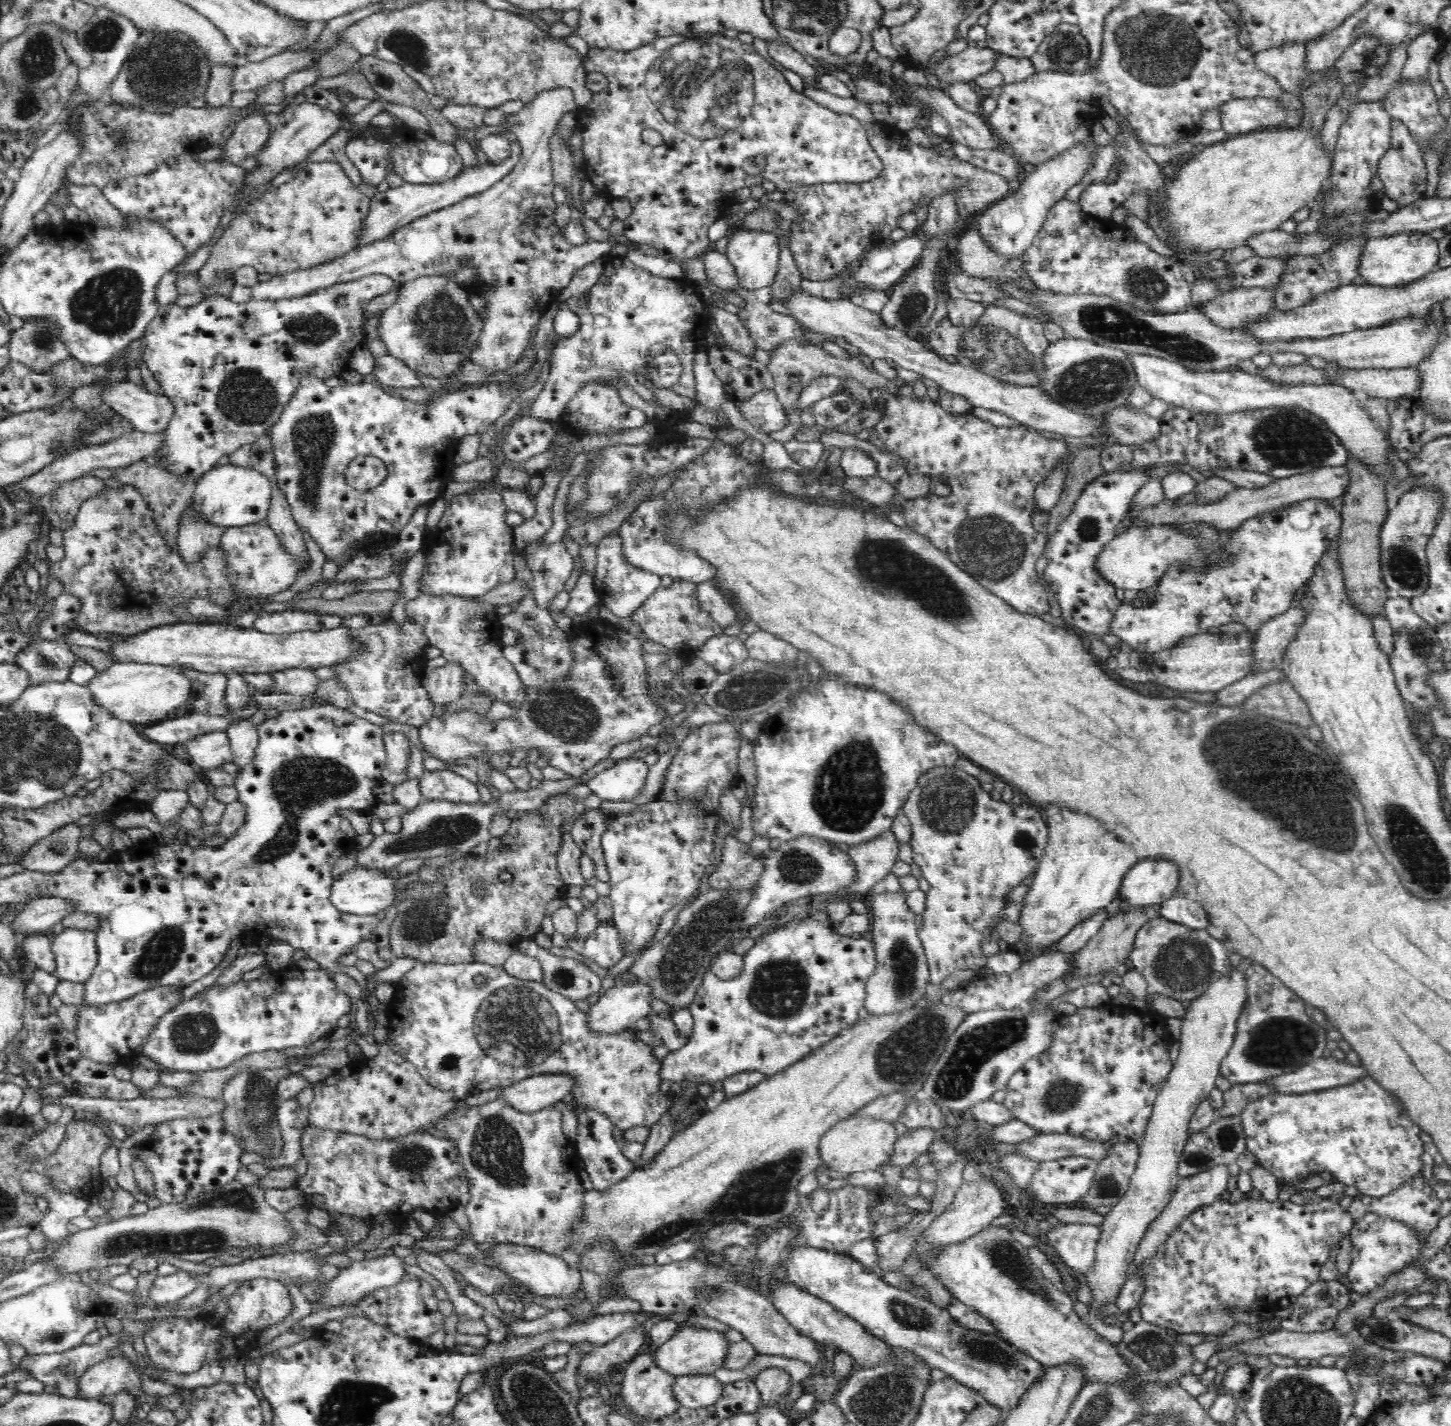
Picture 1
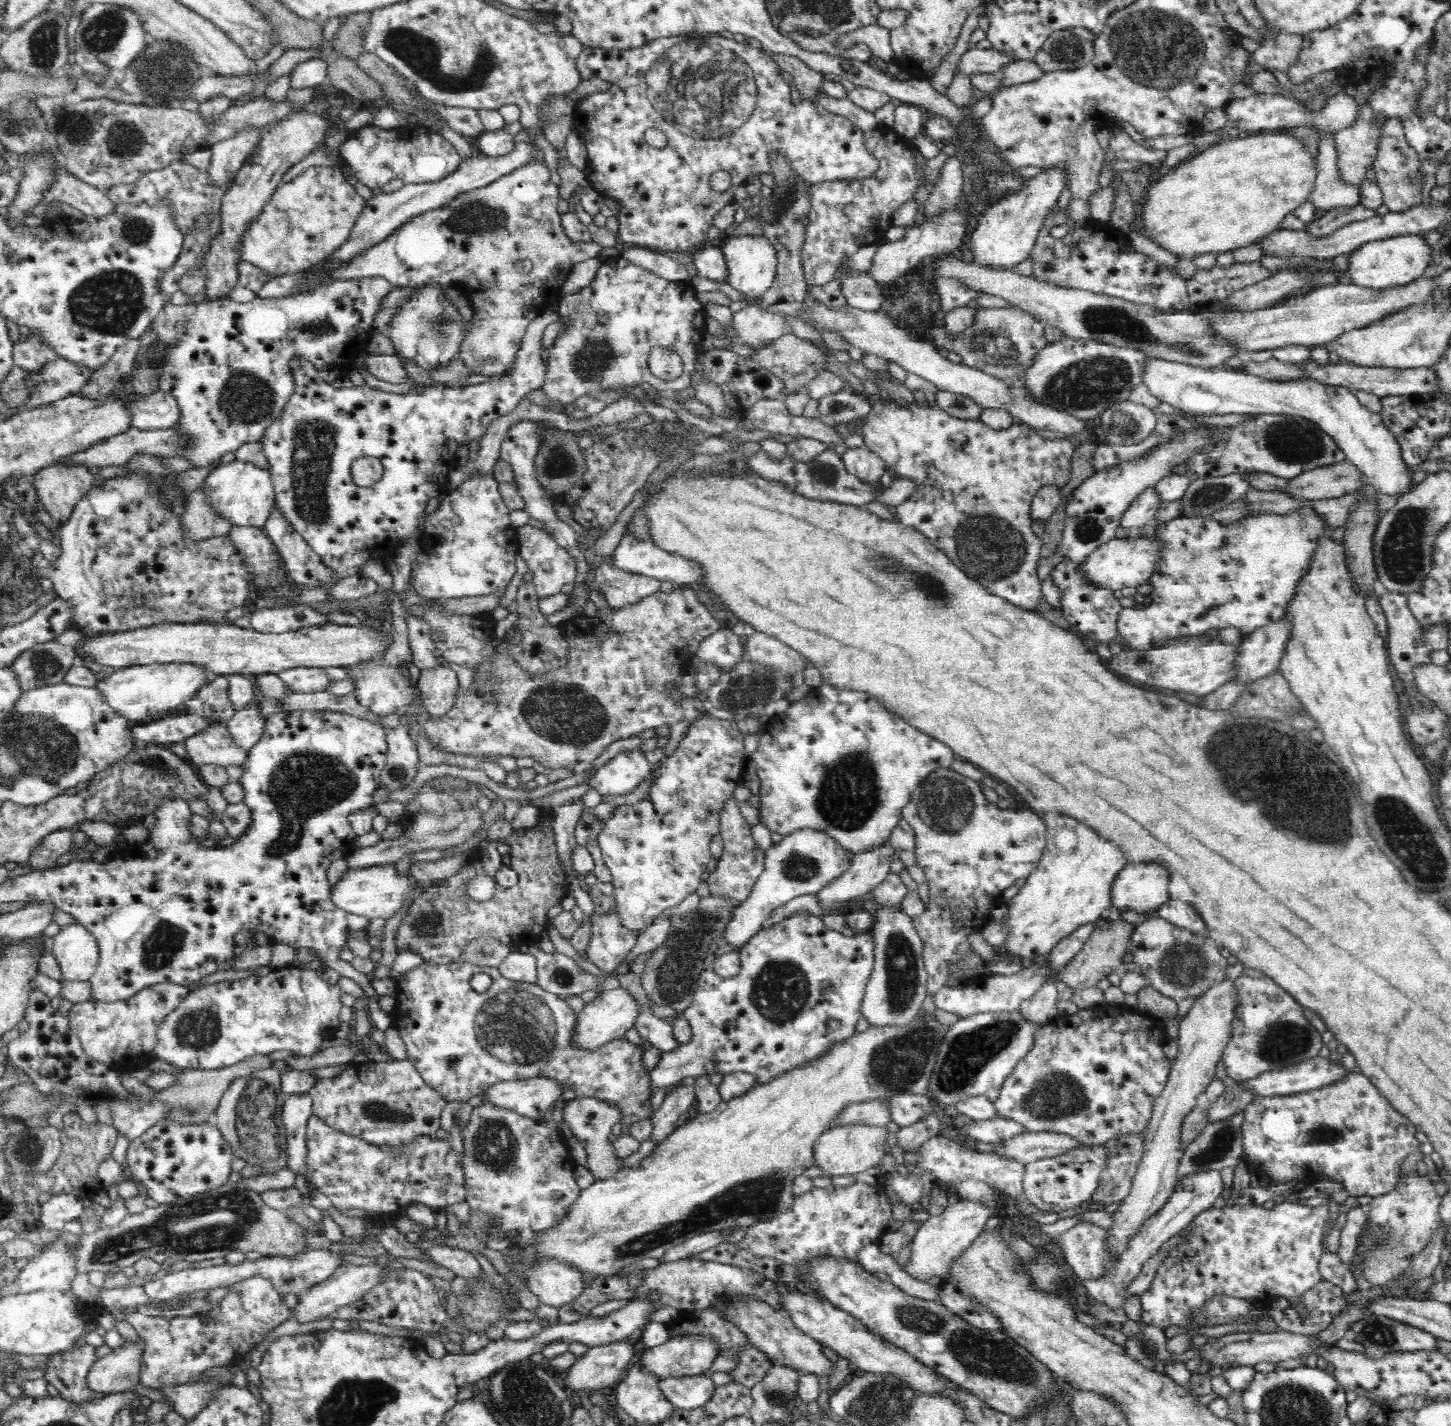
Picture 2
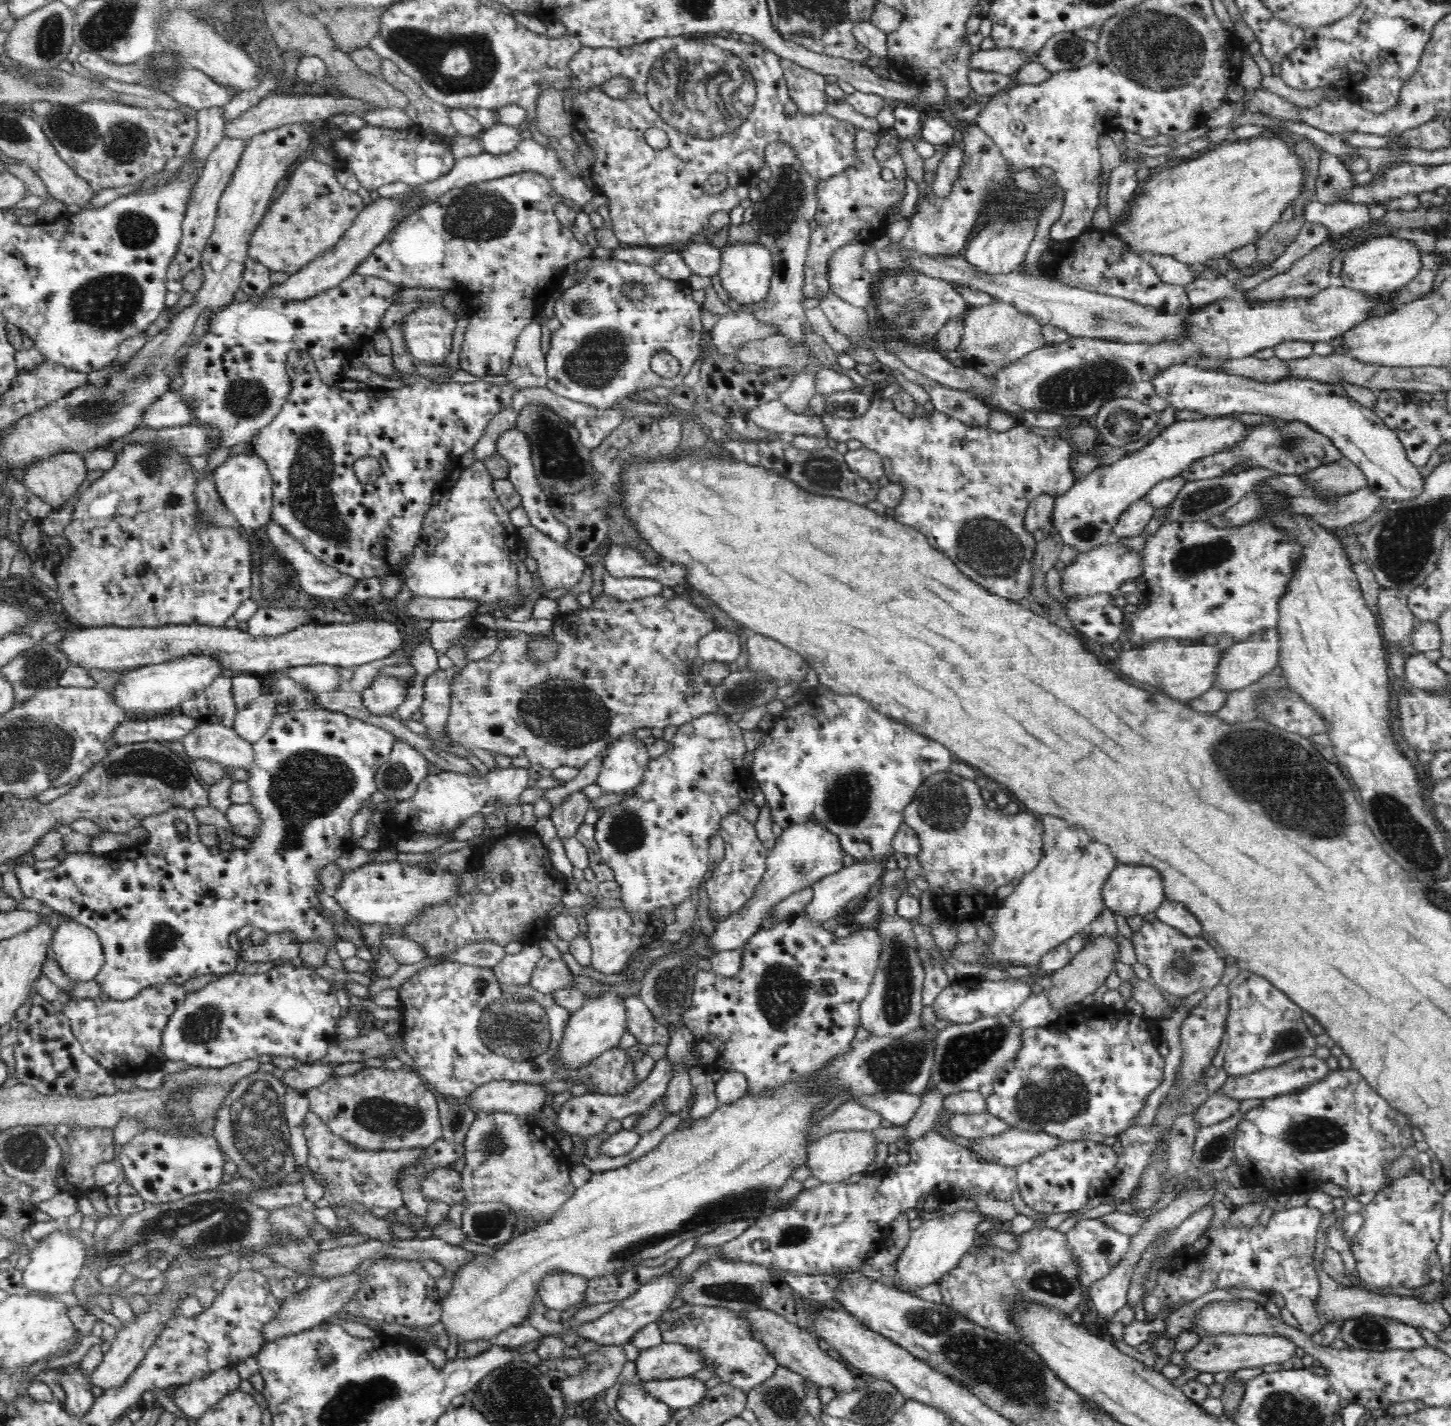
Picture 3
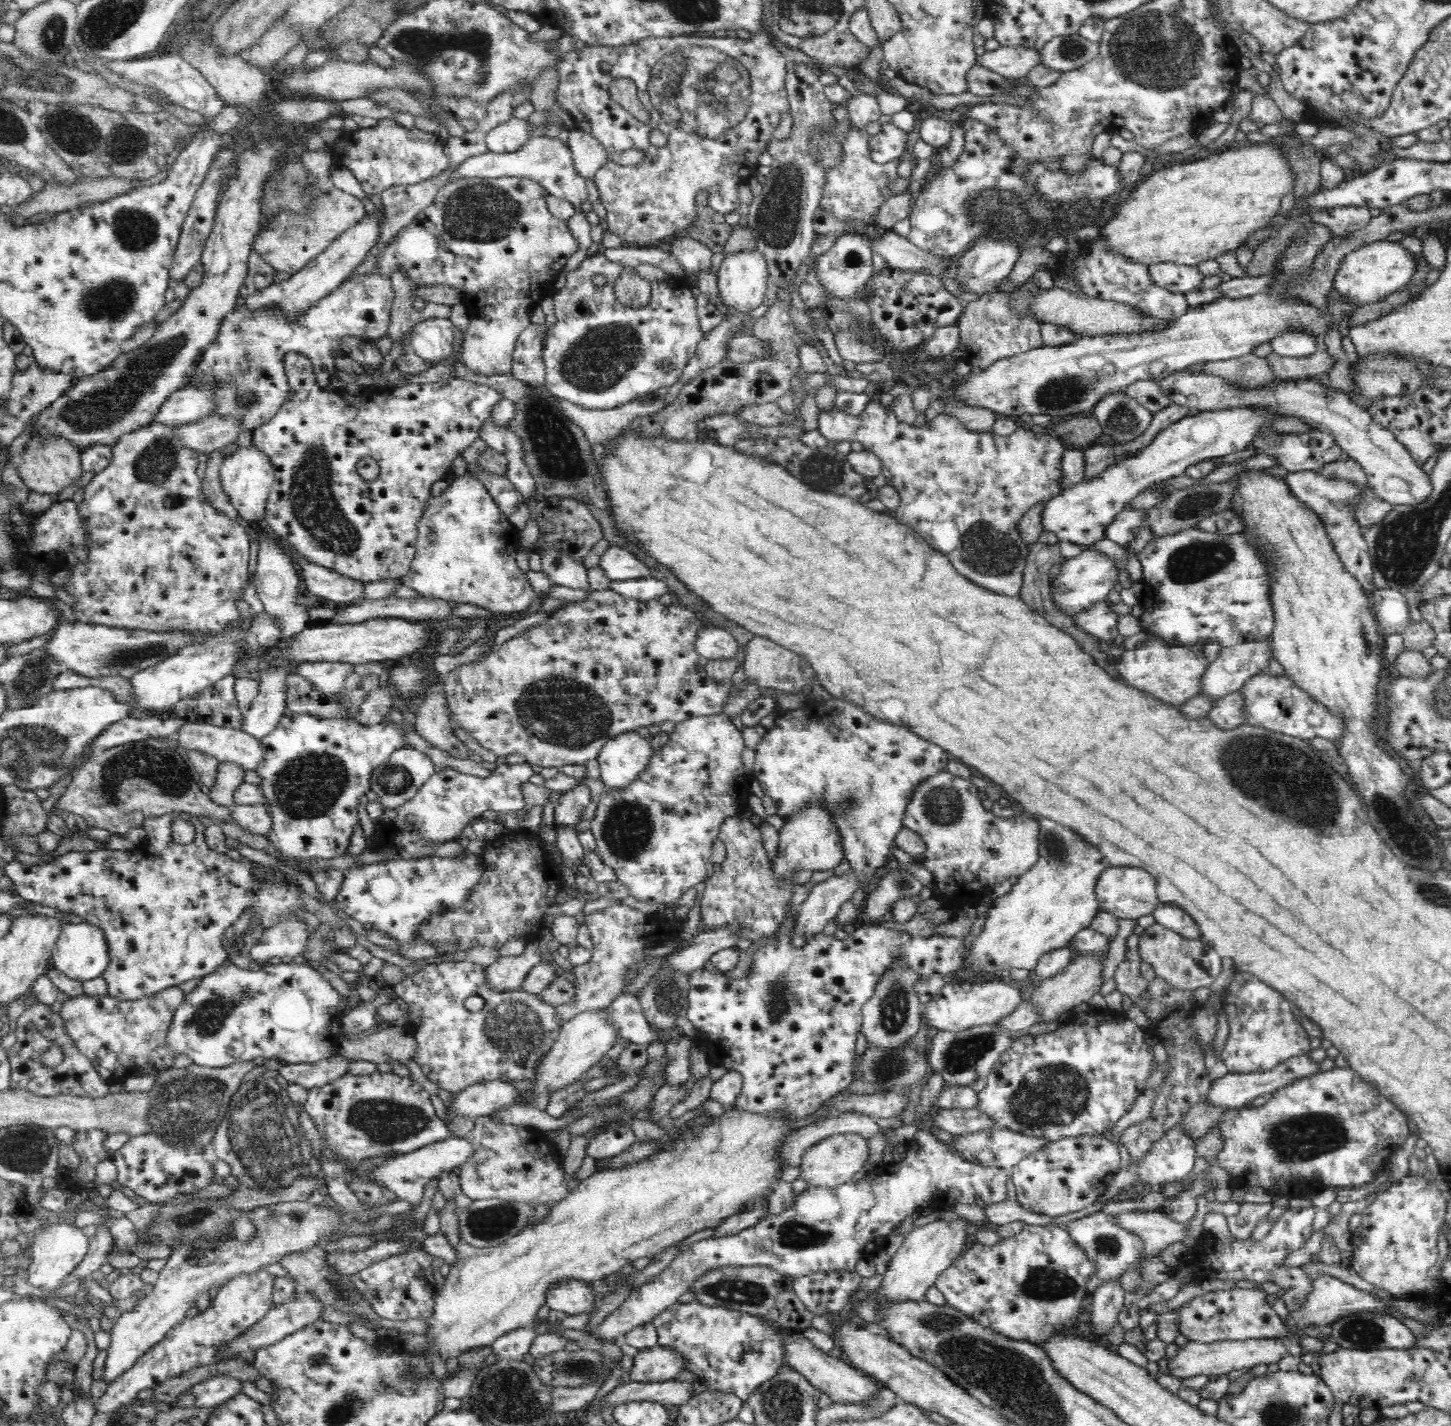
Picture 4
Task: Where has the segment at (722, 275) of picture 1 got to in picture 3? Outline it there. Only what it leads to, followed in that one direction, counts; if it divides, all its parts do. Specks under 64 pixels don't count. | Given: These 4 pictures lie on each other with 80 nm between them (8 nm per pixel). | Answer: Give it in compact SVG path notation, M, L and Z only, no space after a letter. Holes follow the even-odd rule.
M697 240L684 245L678 252L684 257L691 273L708 277L720 274L722 251L719 248Z

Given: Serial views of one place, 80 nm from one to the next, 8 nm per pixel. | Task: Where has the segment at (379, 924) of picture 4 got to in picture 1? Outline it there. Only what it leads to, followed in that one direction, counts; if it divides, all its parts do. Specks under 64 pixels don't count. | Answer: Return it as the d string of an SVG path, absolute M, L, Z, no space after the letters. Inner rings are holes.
M358 865L341 874L332 884L332 905L344 914L377 915L393 905L395 882L387 871Z

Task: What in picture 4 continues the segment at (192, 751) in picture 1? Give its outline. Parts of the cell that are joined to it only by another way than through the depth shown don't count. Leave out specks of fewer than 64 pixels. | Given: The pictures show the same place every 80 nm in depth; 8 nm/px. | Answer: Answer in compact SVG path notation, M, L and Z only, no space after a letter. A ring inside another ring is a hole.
M186 722L177 737L180 748L209 754L219 762L237 764L244 771L256 770L263 757L260 740L240 729Z

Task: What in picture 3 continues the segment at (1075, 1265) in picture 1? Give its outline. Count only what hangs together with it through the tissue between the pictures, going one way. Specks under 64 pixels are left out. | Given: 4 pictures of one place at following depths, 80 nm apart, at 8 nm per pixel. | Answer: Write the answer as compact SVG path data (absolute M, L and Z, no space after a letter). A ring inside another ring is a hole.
M1097 1218L1078 1220L1065 1234L1065 1242L1071 1249L1071 1259L1079 1270L1079 1281L1089 1290L1089 1286L1104 1278L1122 1260L1130 1244L1130 1235L1122 1234L1104 1226Z

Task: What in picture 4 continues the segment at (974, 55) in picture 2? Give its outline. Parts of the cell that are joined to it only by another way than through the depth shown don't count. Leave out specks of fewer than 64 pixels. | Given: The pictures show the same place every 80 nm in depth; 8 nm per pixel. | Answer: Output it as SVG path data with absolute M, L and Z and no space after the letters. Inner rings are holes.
M1000 46L993 51L986 51L982 56L976 57L976 63L994 73L1000 74L1009 80L1021 80L1026 74L1034 68L1042 64L1040 50L1033 51L1023 46Z

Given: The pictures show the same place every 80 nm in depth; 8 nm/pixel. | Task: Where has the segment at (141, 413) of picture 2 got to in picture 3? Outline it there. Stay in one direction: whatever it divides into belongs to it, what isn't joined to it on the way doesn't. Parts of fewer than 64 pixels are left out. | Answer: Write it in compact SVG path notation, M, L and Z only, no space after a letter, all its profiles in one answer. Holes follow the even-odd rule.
M166 391L157 396L157 399L144 410L140 423L147 428L173 428L188 425L190 418L192 413L186 407L186 402L177 394Z

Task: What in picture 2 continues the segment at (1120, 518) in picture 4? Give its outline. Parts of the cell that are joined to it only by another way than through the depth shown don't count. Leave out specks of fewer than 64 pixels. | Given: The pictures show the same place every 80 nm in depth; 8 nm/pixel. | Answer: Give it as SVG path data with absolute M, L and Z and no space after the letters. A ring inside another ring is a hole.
M1155 486L1140 493L1130 508L1122 516L1120 526L1131 530L1141 530L1142 526L1153 523L1156 511L1162 506L1162 497Z

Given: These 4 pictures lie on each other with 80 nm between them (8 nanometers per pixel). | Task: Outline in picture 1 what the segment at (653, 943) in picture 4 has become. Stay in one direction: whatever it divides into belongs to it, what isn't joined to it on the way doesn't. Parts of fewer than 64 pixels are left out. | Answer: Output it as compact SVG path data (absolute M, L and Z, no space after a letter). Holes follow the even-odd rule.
M612 922L602 924L594 932L590 932L588 938L568 938L568 947L607 970L624 956L624 945L620 944L618 931L614 929Z

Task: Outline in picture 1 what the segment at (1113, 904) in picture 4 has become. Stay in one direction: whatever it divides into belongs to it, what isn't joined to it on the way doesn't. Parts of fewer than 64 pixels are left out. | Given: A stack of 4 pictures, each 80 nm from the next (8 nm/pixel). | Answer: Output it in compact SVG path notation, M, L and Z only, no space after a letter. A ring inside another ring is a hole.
M1144 858L1134 864L1124 876L1123 888L1119 892L1120 899L1131 906L1162 905L1166 900L1175 896L1174 890L1180 884L1180 866L1172 860L1162 858Z

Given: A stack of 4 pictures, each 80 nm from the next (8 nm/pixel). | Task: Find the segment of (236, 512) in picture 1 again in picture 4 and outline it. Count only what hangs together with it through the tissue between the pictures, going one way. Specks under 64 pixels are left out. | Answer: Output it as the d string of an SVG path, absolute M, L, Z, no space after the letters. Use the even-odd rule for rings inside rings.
M253 445L236 450L229 458L224 459L220 466L220 483L222 491L229 500L229 503L236 509L239 518L244 522L259 522L264 525L266 518L266 506L273 483L272 465L262 452Z

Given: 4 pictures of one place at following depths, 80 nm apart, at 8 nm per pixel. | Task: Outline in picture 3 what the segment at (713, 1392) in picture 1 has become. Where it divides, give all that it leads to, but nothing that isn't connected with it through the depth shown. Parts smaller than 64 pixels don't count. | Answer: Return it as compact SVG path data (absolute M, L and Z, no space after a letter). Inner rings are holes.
M684 1377L668 1380L650 1380L644 1384L653 1396L668 1404L672 1410L693 1408L707 1398L709 1387L700 1378Z

